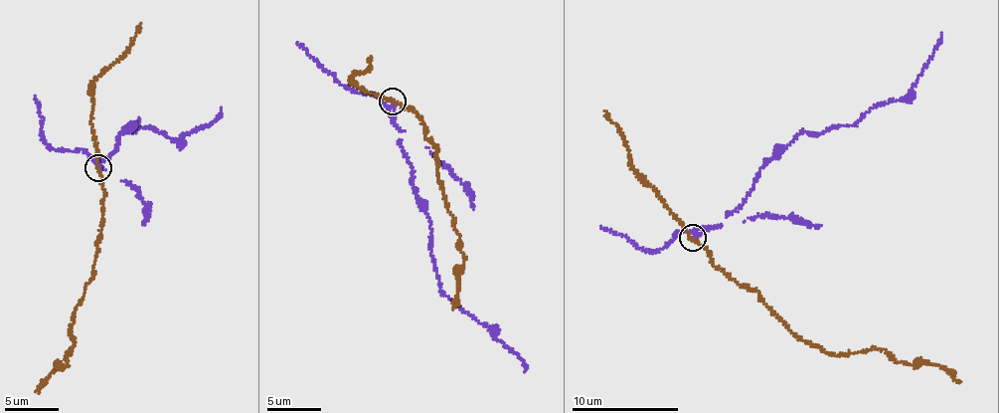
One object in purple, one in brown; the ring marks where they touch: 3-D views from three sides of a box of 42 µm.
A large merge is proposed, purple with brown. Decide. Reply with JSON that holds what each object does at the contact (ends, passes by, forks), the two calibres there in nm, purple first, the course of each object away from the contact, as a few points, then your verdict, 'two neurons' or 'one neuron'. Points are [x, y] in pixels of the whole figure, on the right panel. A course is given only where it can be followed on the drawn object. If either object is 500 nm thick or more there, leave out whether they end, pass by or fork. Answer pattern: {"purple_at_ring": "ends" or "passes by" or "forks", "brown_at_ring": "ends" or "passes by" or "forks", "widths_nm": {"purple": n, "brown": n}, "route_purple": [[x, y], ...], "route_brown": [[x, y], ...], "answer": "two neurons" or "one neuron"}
{"purple_at_ring": "ends", "brown_at_ring": "passes by", "widths_nm": {"purple": 150, "brown": 140}, "route_purple": [[692, 238], [718, 227], [753, 189], [756, 174], [800, 133], [855, 125], [870, 108], [906, 96], [941, 33]], "route_brown": [[692, 238], [776, 317], [826, 352], [886, 349], [904, 364], [945, 366], [960, 381]], "answer": "two neurons"}

